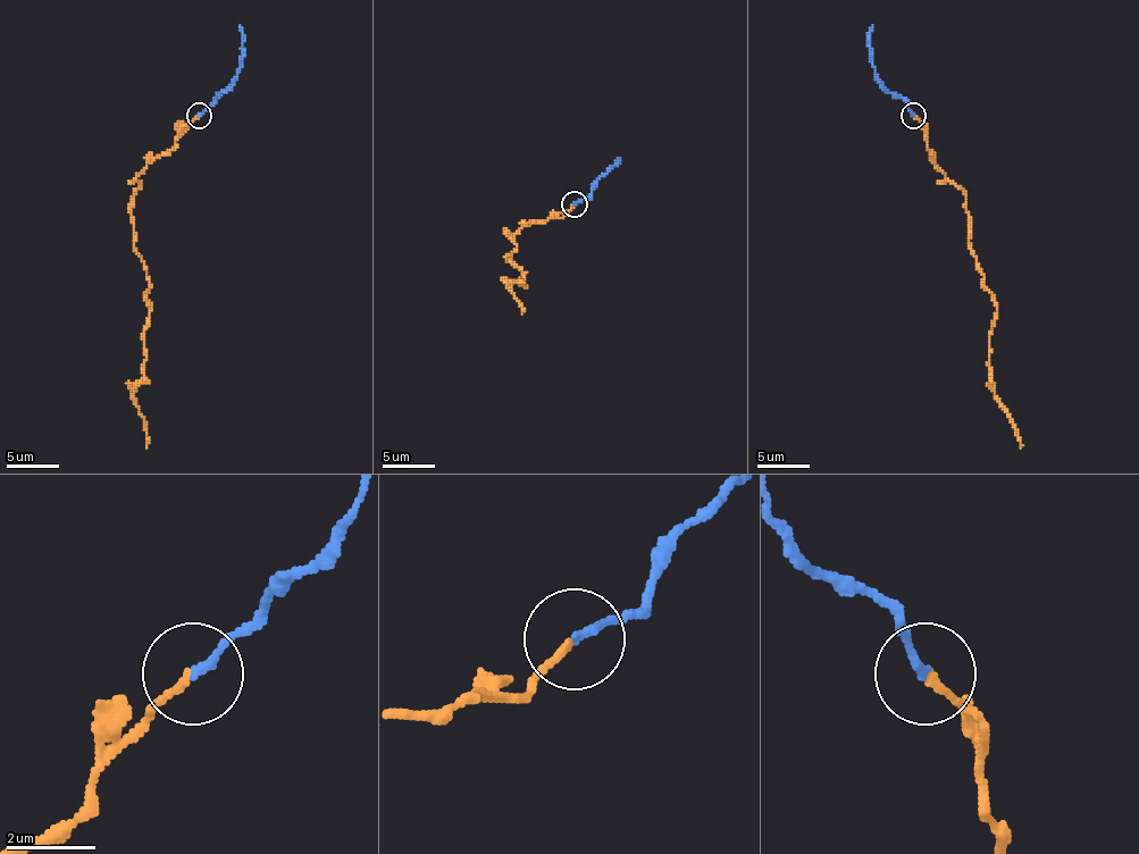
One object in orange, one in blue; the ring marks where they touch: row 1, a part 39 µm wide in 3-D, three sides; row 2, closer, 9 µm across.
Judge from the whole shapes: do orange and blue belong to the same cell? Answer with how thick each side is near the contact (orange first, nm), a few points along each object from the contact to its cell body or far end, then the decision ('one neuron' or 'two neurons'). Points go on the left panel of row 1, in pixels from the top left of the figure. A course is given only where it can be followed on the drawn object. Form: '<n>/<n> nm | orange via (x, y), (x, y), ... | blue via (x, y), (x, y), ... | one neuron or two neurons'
160/170 nm | orange via (198, 116), (136, 178), (141, 183), (131, 197), (133, 248), (149, 276), (143, 381), (133, 395), (147, 448) | blue via (198, 116), (237, 74), (242, 53), (240, 25) | one neuron

